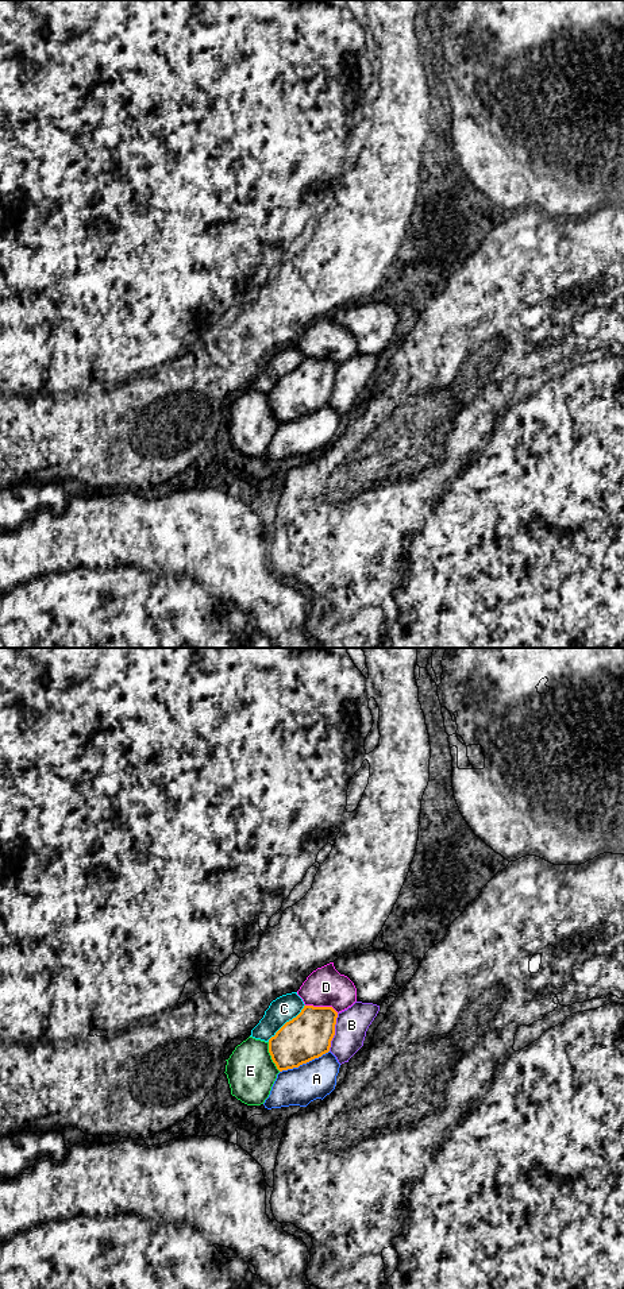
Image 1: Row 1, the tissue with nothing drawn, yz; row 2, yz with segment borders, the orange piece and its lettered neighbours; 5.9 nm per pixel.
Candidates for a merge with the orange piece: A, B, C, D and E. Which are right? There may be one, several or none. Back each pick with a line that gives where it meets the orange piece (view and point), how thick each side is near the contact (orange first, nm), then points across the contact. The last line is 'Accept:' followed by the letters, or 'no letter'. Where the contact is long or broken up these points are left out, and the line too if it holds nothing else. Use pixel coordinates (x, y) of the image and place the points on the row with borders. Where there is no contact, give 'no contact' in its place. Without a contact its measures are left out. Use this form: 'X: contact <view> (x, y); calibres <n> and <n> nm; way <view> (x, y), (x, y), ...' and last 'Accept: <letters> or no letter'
Accept: no letter

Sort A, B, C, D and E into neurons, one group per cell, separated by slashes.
A / B / C / D / E

